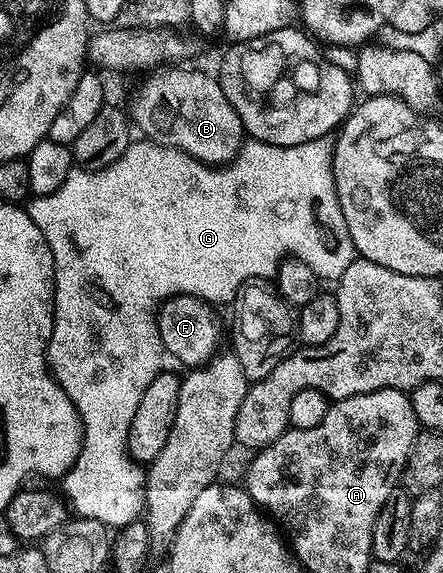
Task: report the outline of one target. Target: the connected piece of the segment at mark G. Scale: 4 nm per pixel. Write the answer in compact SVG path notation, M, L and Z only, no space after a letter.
M329 137L315 139L312 145L299 143L295 147L279 147L249 139L242 145L240 153L224 167L210 167L204 161L188 157L182 149L170 149L148 139L141 139L138 145L137 142L130 144L129 149L123 151L123 155L119 155L119 159L115 159L115 163L111 163L106 169L74 167L67 179L63 179L63 187L59 187L59 191L51 191L51 195L42 197L34 196L28 202L29 218L43 235L53 256L53 330L45 349L47 369L52 380L53 377L57 380L56 388L72 403L77 418L81 420L81 450L72 467L64 474L65 497L77 517L99 519L99 523L104 525L120 527L129 525L144 514L146 470L131 460L127 452L127 435L131 431L131 418L139 407L139 399L143 399L143 391L147 391L151 379L155 379L155 375L163 369L161 336L155 318L155 308L161 302L169 297L199 297L206 303L232 302L241 286L250 284L254 279L276 278L277 267L286 255L298 257L300 261L307 263L307 267L311 267L311 271L315 271L319 279L325 280L326 277L330 283L340 279L343 271L351 267L355 250L347 231L347 223L343 219L343 211L339 207L332 164L333 146Z

